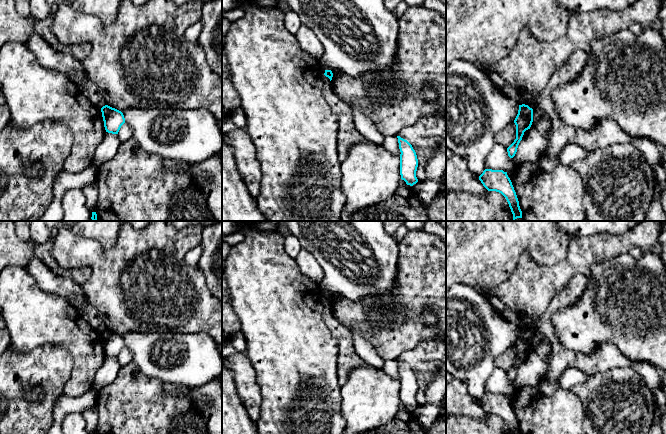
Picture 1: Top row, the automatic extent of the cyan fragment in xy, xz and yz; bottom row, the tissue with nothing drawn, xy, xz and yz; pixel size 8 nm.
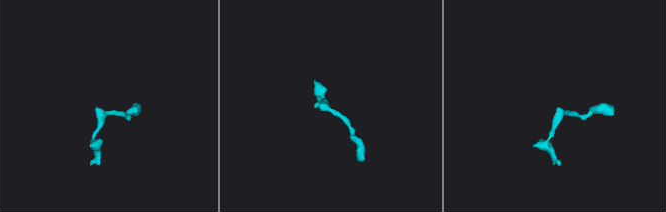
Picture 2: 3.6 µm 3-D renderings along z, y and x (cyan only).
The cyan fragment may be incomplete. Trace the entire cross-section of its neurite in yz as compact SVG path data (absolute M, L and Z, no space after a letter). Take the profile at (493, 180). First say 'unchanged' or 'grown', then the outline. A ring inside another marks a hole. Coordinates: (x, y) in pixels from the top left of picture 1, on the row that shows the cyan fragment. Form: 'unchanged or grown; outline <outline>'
unchanged; outline M485 169L479 176L479 180L488 191L499 192L506 198L513 214L513 220L522 218L519 201L507 172Z

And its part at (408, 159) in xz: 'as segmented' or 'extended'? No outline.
as segmented

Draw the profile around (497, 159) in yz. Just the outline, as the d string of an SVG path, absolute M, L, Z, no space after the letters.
M495 143L486 157L484 166L485 169L503 170L504 172L508 172L515 168L516 164L514 158L508 156L507 148Z

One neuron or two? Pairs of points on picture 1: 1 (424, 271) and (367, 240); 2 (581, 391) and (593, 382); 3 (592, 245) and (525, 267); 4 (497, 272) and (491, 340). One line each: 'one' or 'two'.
1: two
2: one
3: one
4: two

